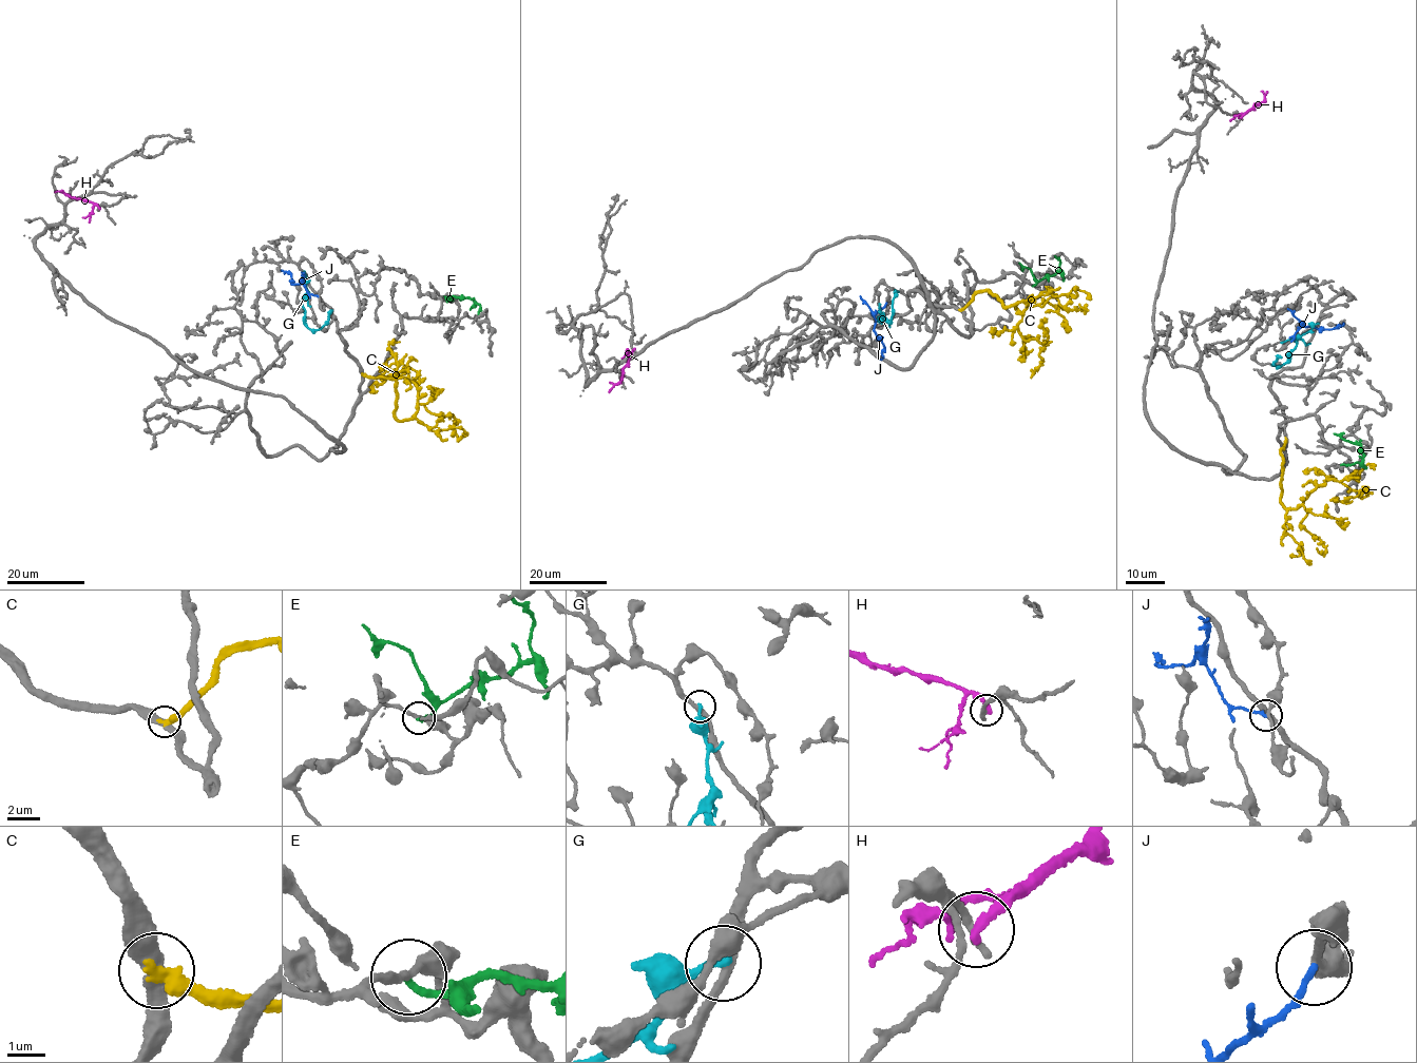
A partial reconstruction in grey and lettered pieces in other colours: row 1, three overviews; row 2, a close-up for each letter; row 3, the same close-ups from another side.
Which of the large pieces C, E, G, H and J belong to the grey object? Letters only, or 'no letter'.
no letter

